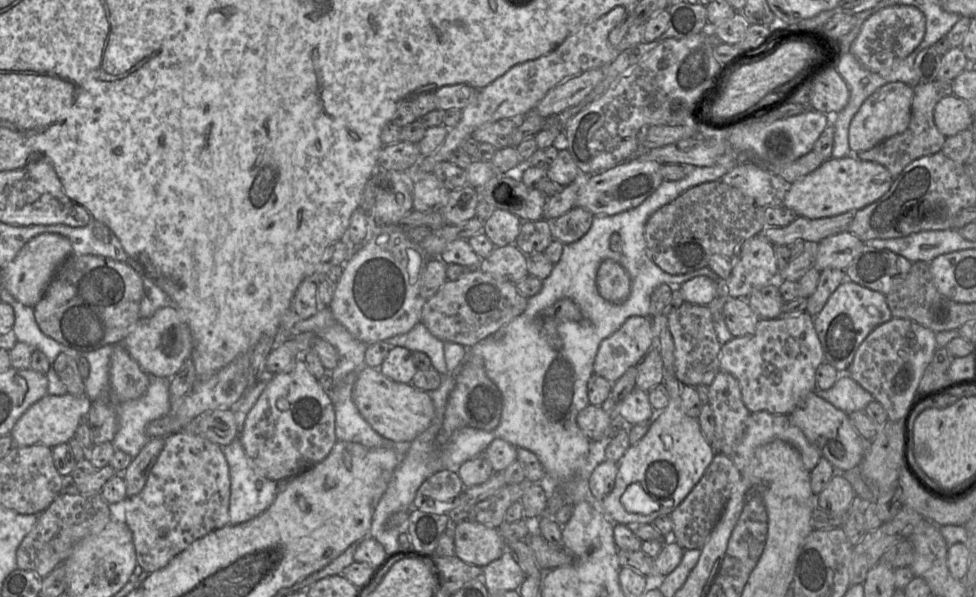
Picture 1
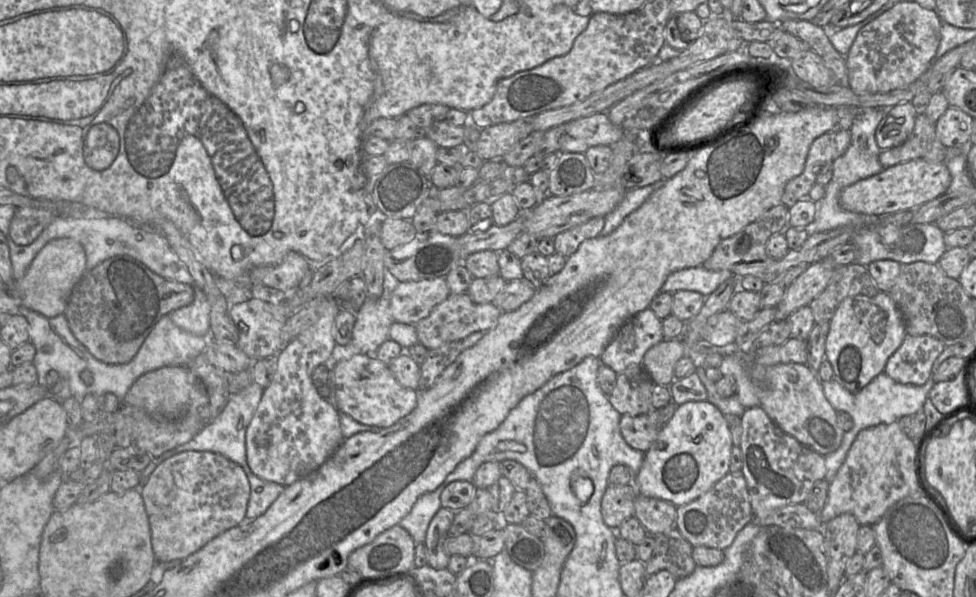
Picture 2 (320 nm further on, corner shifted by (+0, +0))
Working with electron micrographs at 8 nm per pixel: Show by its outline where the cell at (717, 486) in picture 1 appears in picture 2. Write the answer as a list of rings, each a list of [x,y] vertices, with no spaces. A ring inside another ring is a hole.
[[[742,472],[727,473],[705,494],[676,508],[676,528],[693,547],[705,546],[724,550],[753,518],[747,483]]]

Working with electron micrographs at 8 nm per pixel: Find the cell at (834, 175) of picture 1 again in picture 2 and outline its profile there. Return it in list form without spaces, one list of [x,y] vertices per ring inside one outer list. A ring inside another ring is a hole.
[[[914,159],[885,168],[879,174],[862,179],[842,190],[840,205],[845,210],[866,215],[887,215],[920,206],[946,193],[951,183],[951,175],[945,162],[931,162]]]

